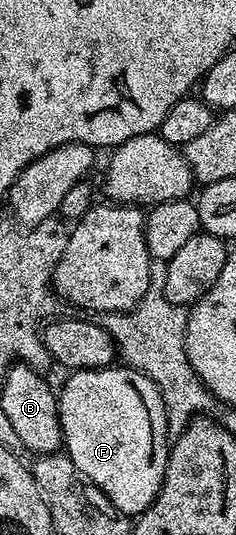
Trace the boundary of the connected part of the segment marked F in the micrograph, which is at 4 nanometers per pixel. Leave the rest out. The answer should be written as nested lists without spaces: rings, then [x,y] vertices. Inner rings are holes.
[[[109,366],[107,368],[81,368],[73,371],[72,376],[65,382],[61,388],[58,388],[58,403],[60,405],[60,429],[64,435],[63,447],[66,449],[66,455],[78,466],[78,470],[94,486],[106,494],[106,498],[117,510],[129,518],[135,518],[140,513],[146,511],[156,501],[156,496],[160,492],[160,487],[164,481],[164,471],[168,465],[168,454],[170,451],[170,437],[168,434],[168,423],[166,422],[166,410],[164,409],[164,400],[160,397],[160,389],[149,376],[143,376],[136,369],[127,366]]]

